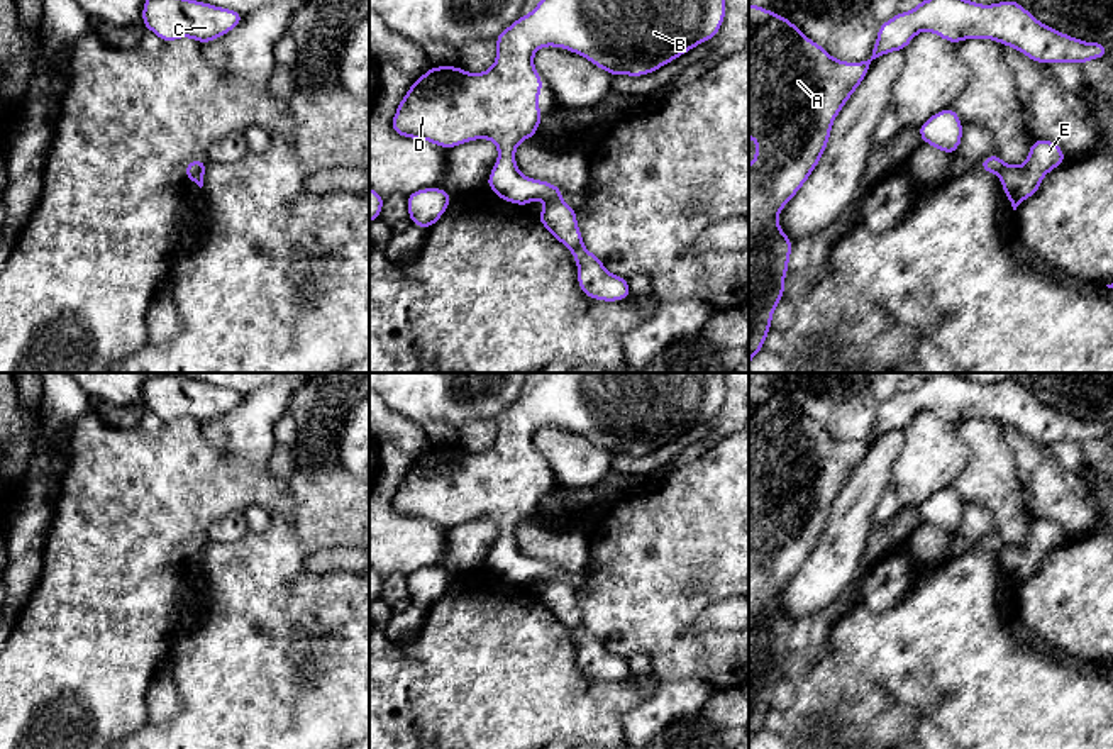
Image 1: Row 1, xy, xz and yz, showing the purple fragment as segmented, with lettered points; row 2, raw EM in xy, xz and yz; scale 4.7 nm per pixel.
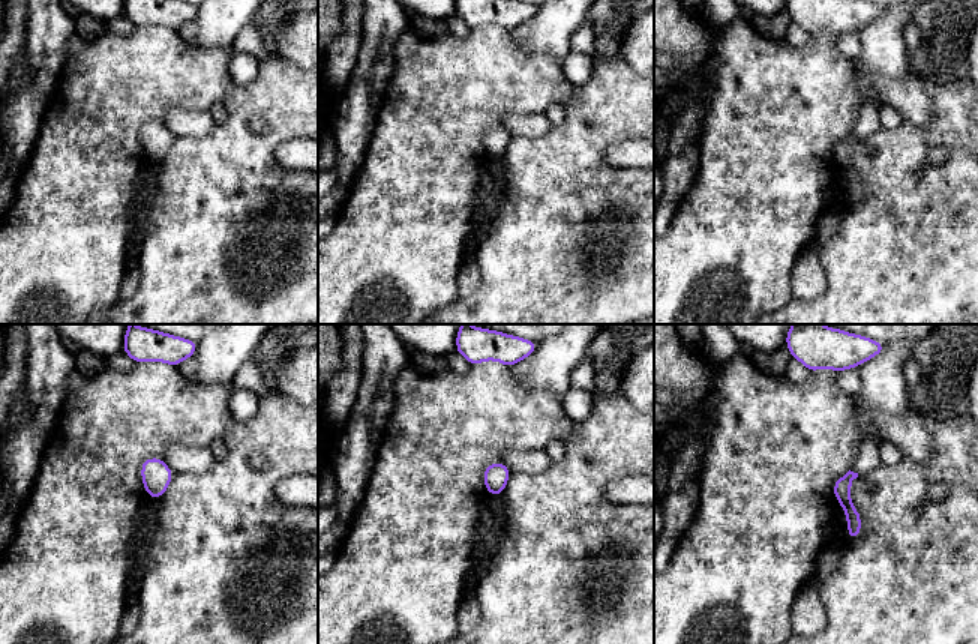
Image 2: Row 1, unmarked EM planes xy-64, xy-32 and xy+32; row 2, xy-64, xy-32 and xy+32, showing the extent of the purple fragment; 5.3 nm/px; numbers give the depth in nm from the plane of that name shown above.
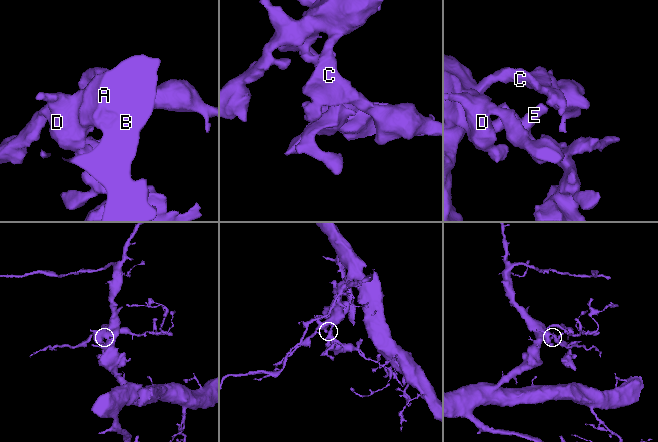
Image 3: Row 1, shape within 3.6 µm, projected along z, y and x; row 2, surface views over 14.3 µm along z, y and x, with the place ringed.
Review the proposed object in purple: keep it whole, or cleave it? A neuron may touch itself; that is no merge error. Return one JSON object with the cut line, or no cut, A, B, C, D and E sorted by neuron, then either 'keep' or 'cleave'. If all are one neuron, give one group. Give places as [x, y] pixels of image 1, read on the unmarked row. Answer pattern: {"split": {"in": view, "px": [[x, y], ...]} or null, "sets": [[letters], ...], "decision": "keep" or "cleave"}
{"split": {"in": "yz", "px": [[1005, 544], [1000, 554]]}, "sets": [["A", "B", "C", "D"], ["E"]], "decision": "cleave"}

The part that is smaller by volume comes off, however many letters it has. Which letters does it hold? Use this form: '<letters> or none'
E

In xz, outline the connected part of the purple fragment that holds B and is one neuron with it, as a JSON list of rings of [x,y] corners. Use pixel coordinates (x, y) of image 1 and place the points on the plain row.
[[[545,373],[530,393],[518,397],[496,415],[496,439],[488,451],[468,452],[459,446],[432,446],[415,459],[400,480],[391,498],[391,508],[400,517],[429,520],[444,529],[476,519],[493,520],[498,527],[498,539],[486,559],[486,566],[500,580],[522,586],[537,578],[544,580],[545,588],[535,595],[537,600],[562,625],[574,630],[583,625],[583,615],[578,607],[576,588],[561,580],[564,569],[549,561],[522,554],[515,541],[517,525],[525,519],[535,517],[537,507],[545,497],[545,493],[539,491],[539,471],[544,468],[544,461],[534,447],[534,432],[545,425],[562,427],[584,436],[612,456],[645,456],[715,417],[725,400],[725,391],[725,373]]]

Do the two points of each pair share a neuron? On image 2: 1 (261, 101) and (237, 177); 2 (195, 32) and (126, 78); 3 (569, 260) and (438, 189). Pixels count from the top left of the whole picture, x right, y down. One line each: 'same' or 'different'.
1: same
2: different
3: different

